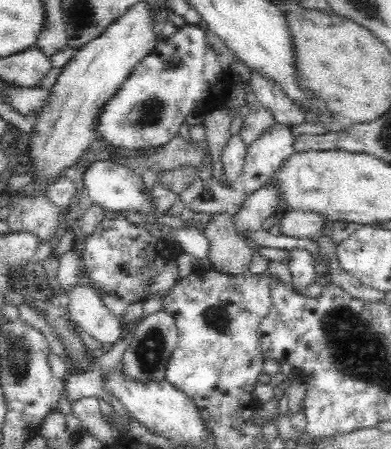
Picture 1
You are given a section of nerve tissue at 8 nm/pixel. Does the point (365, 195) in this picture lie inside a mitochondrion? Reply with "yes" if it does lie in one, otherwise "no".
no

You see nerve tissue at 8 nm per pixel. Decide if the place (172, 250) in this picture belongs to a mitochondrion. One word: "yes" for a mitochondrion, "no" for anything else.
no

